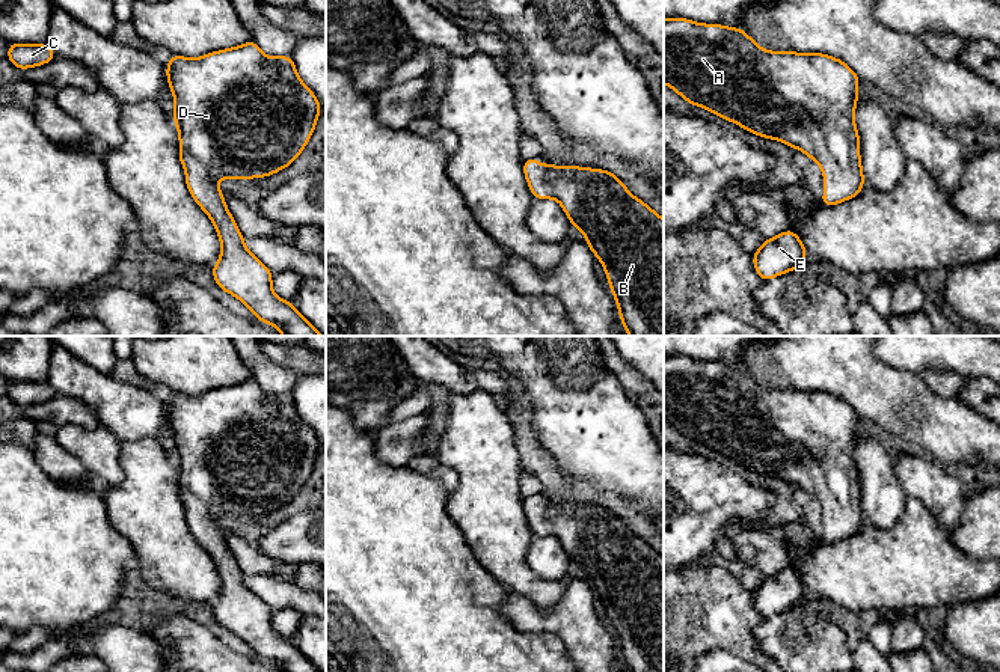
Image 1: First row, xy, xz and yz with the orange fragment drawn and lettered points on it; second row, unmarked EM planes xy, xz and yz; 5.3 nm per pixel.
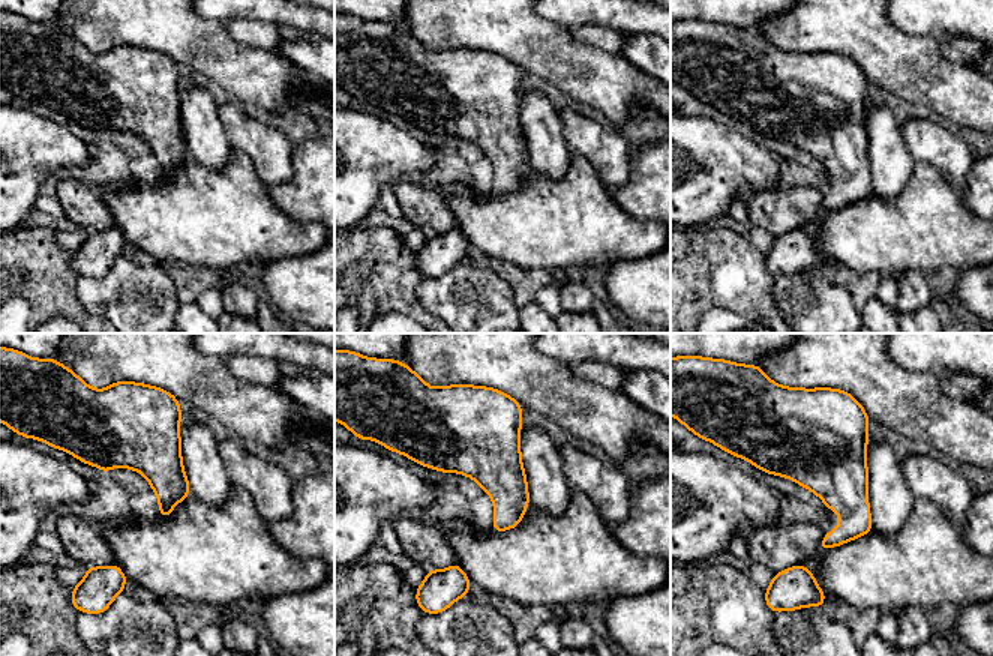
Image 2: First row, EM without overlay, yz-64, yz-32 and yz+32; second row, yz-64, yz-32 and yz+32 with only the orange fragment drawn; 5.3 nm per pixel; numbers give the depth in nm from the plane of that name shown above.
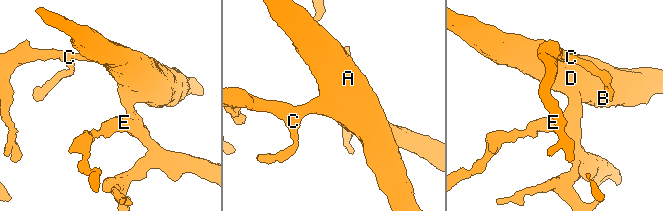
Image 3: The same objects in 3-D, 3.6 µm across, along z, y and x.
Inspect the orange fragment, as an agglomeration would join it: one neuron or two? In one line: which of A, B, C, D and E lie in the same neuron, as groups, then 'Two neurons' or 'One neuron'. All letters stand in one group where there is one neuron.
Groups: A B C D E. One neuron

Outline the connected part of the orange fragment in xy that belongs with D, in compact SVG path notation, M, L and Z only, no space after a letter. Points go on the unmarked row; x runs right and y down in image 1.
M252 377L198 396L170 392L166 410L173 429L173 458L179 470L179 499L187 526L214 561L222 580L220 595L211 606L216 621L243 639L258 658L275 663L282 672L323 672L291 639L273 630L273 610L246 586L216 523L223 515L262 515L288 505L306 484L321 451L314 429L302 420L291 393L268 395Z

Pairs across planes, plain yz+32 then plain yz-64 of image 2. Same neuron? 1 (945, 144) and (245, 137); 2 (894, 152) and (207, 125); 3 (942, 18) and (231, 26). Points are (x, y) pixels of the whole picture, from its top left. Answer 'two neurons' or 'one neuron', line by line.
1: one neuron
2: one neuron
3: two neurons

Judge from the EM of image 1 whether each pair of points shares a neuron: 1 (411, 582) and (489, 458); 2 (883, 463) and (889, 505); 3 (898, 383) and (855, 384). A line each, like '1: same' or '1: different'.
1: different
2: same
3: same

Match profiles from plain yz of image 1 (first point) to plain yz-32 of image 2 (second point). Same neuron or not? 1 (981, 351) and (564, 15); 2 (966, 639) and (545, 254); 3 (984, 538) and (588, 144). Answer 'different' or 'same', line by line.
1: same
2: different
3: different

